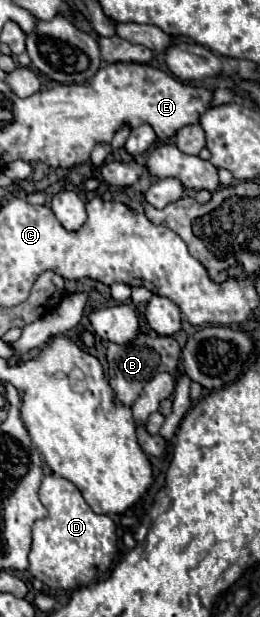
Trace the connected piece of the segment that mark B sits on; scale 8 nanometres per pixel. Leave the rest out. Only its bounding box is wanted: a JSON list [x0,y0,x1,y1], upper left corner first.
[107,335,179,405]

